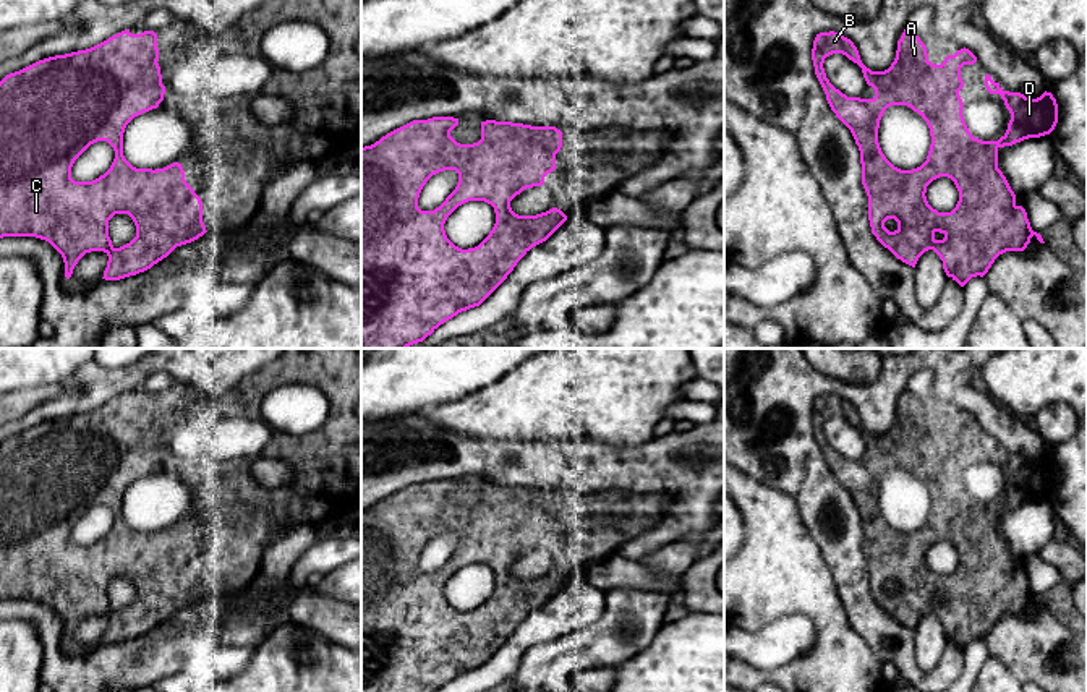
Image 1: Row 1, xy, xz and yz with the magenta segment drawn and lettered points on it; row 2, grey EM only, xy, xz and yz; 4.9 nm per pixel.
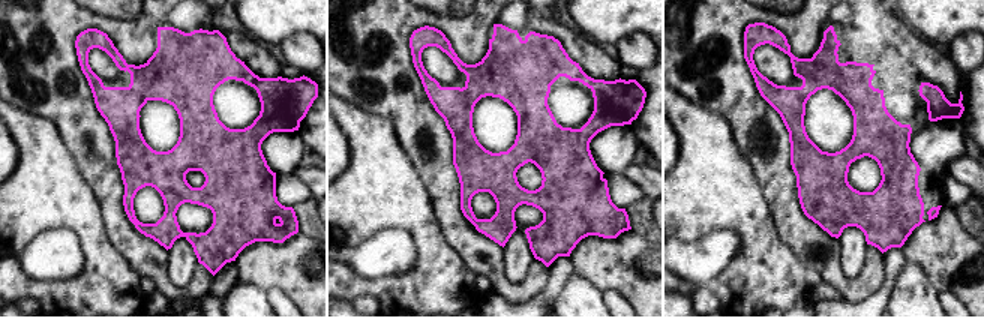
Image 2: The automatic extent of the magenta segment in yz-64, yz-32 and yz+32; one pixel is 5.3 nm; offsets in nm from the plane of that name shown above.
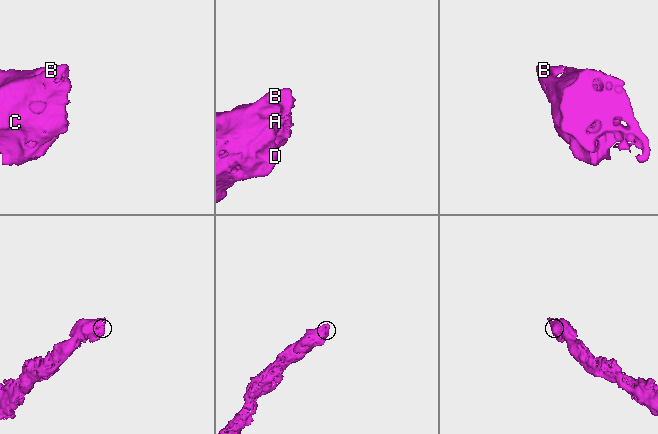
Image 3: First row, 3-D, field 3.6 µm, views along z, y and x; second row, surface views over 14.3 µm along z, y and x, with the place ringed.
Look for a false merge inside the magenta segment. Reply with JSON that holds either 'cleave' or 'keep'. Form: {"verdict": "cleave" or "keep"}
{"verdict": "cleave"}

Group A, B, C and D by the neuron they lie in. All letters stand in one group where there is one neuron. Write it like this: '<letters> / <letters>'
A / B C D

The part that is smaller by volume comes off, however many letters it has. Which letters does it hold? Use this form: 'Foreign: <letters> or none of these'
Foreign: A

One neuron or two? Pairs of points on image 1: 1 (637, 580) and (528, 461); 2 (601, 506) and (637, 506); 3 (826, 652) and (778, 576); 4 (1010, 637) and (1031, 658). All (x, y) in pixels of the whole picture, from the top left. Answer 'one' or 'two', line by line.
1: two
2: one
3: one
4: one

